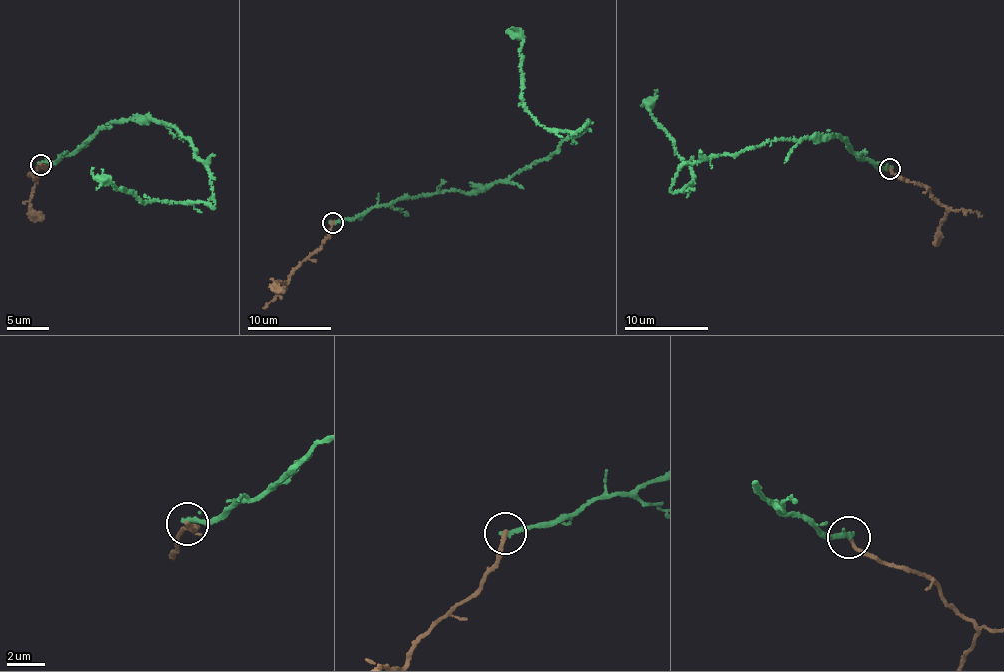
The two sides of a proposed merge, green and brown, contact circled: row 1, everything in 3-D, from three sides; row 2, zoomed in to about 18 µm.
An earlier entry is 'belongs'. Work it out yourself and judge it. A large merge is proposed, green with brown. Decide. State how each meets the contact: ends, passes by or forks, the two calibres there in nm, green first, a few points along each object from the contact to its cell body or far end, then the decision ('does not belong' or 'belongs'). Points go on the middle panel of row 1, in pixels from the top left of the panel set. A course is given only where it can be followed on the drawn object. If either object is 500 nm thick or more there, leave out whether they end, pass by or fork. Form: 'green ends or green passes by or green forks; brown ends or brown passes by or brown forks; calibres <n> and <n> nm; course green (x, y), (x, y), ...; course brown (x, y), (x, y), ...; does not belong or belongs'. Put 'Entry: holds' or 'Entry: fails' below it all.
green ends; brown ends; calibres 260 and 220 nm; course green (331, 222), (506, 181), (586, 126), (550, 128), (531, 117), (522, 45), (510, 30); course brown (333, 222), (330, 236), (287, 281), (276, 284), (283, 293); does not belong
Entry: fails

